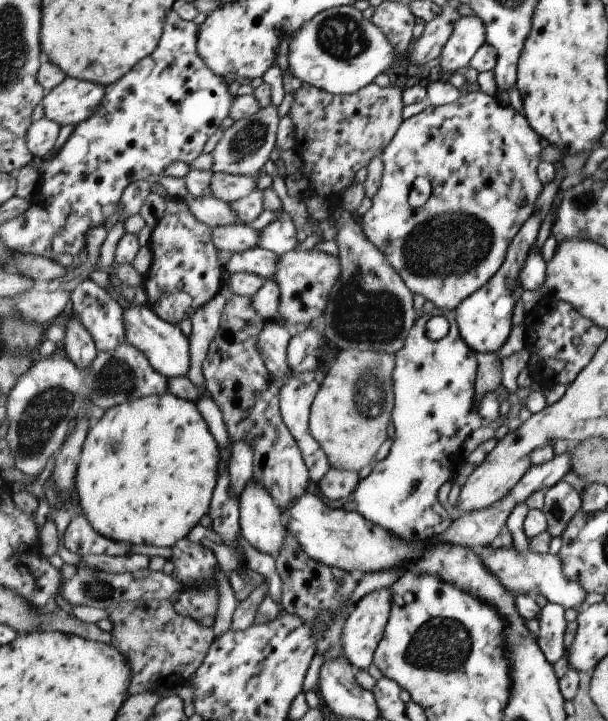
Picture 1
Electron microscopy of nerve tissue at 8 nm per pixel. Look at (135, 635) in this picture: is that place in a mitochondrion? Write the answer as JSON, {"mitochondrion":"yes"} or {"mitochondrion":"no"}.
{"mitochondrion":"no"}

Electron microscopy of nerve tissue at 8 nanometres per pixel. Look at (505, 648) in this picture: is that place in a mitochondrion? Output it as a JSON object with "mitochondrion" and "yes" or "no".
{"mitochondrion":"no"}

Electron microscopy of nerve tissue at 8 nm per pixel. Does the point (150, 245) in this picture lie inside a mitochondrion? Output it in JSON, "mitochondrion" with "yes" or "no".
{"mitochondrion":"no"}

